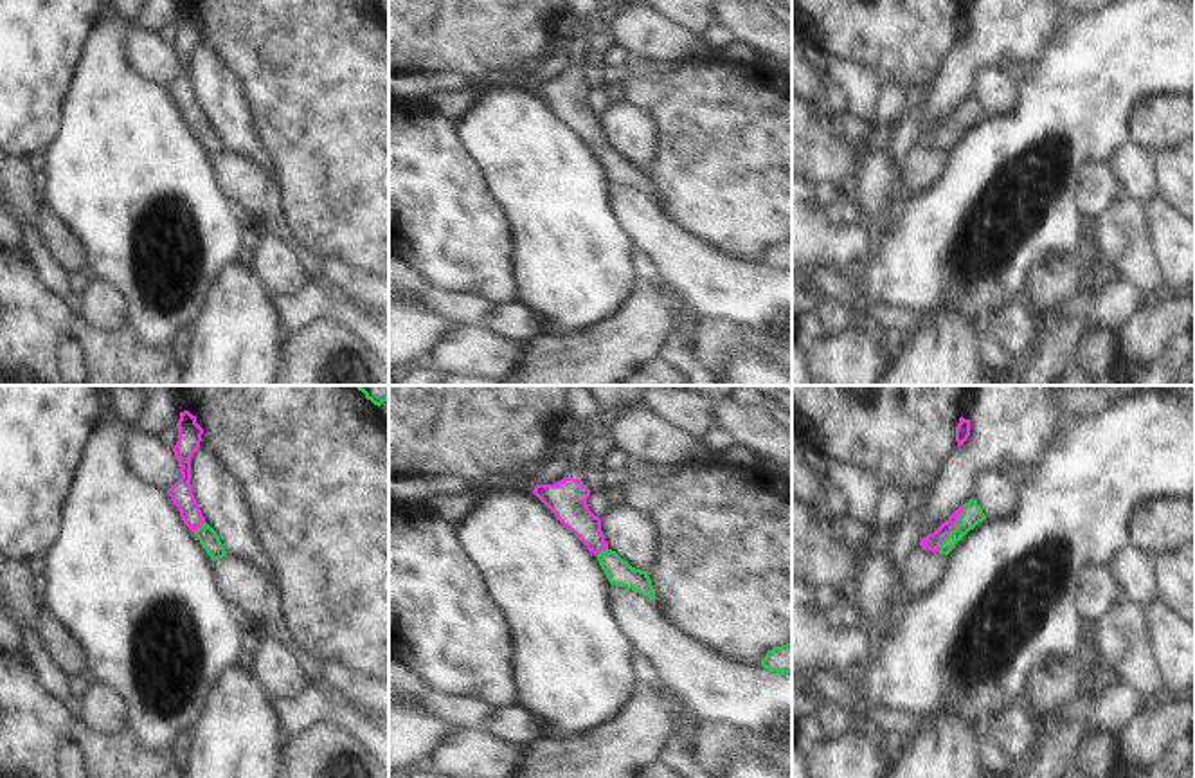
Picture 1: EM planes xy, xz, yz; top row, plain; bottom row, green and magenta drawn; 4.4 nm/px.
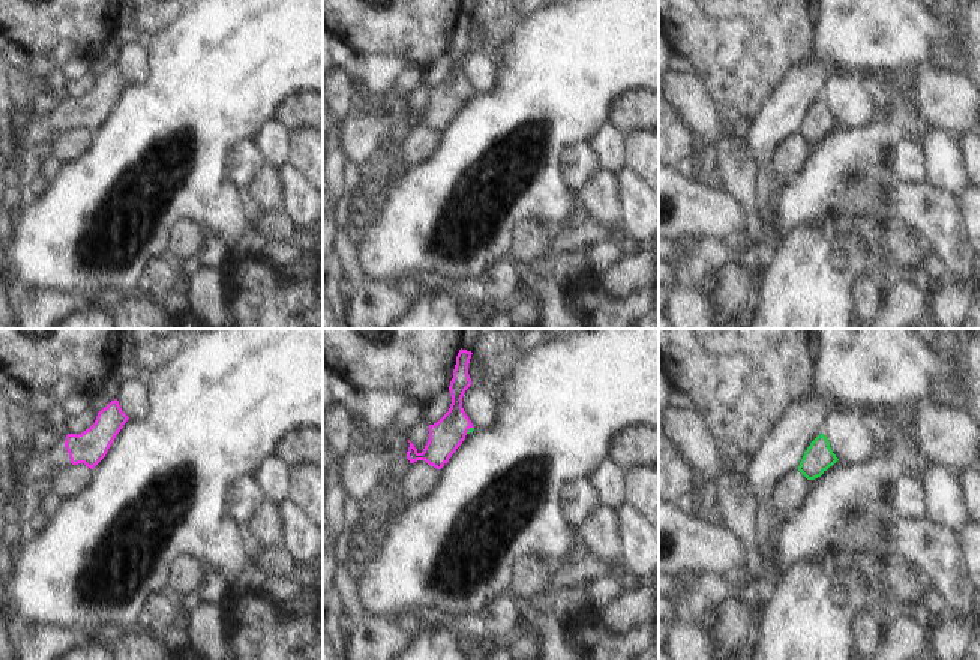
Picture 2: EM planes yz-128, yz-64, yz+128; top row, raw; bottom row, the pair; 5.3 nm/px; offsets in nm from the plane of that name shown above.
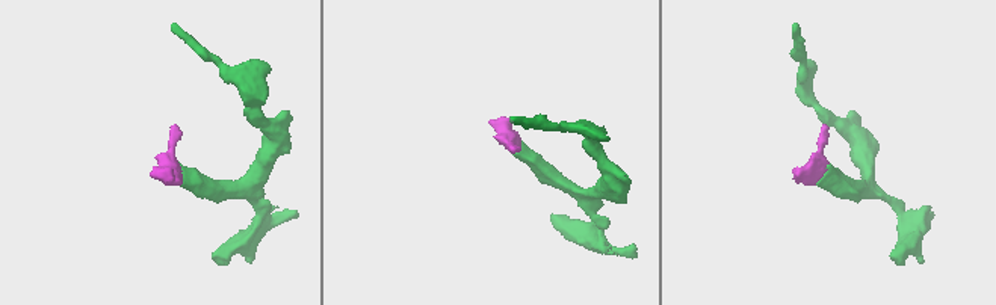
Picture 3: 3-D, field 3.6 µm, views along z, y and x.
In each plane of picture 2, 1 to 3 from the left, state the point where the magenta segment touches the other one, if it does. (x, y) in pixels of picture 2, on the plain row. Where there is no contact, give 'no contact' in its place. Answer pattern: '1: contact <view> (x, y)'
1: no contact
2: contact yz-64 (468, 93)
3: no contact

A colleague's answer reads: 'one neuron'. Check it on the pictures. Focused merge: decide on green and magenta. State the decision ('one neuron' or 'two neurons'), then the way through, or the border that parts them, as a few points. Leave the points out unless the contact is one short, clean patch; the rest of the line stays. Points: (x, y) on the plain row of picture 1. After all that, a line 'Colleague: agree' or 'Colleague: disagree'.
one neuron | across yz (972, 110), (954, 126), (942, 137), (933, 137)
Colleague: agree

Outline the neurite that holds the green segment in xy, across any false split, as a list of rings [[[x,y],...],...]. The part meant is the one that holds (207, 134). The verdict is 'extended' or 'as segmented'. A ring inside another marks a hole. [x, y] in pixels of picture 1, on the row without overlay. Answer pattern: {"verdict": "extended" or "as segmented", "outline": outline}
{"verdict": "extended", "outline": [[[189,7],[180,9],[176,25],[178,38],[173,49],[182,74],[167,86],[167,92],[178,104],[184,121],[194,130],[211,157],[220,157],[227,153],[227,148],[216,128],[205,119],[191,85],[191,54],[200,45],[203,25]]]}

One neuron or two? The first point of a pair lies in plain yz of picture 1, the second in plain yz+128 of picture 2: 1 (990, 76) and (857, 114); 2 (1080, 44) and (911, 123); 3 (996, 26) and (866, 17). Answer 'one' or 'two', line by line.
1: one
2: one
3: one

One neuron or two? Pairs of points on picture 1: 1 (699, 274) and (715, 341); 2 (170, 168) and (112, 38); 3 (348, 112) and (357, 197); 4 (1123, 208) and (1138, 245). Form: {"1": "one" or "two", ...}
{"1": "two", "2": "one", "3": "one", "4": "one"}

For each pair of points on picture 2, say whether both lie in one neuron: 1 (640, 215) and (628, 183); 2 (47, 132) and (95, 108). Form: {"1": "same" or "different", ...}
{"1": "same", "2": "same"}

